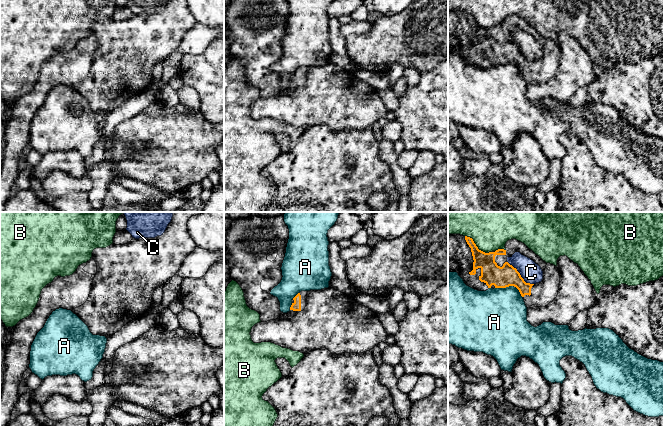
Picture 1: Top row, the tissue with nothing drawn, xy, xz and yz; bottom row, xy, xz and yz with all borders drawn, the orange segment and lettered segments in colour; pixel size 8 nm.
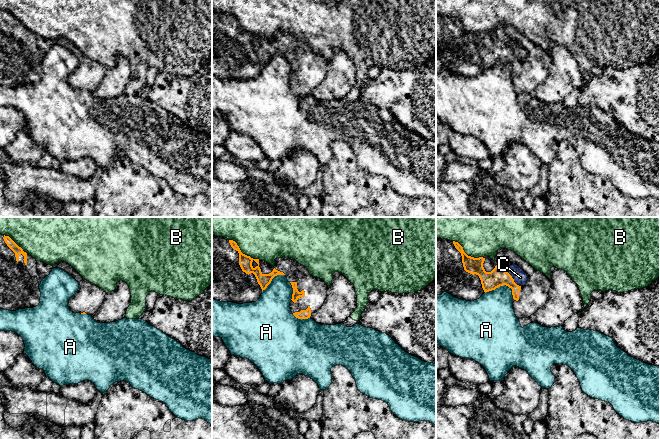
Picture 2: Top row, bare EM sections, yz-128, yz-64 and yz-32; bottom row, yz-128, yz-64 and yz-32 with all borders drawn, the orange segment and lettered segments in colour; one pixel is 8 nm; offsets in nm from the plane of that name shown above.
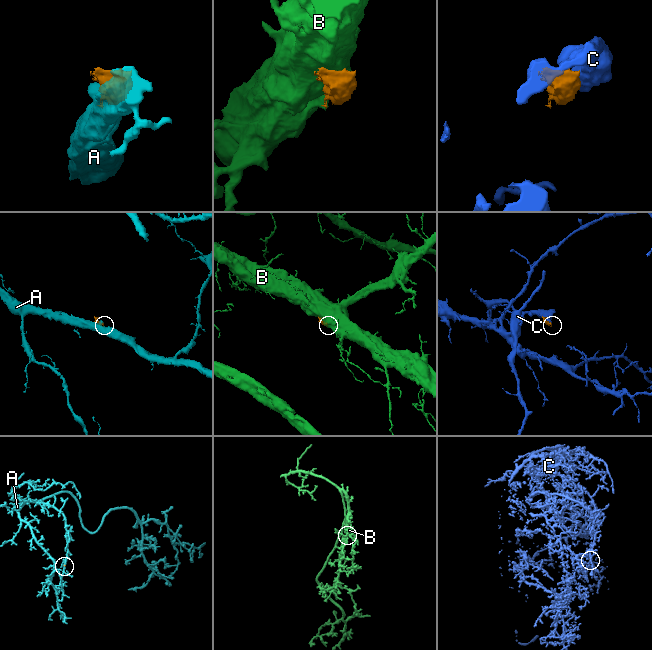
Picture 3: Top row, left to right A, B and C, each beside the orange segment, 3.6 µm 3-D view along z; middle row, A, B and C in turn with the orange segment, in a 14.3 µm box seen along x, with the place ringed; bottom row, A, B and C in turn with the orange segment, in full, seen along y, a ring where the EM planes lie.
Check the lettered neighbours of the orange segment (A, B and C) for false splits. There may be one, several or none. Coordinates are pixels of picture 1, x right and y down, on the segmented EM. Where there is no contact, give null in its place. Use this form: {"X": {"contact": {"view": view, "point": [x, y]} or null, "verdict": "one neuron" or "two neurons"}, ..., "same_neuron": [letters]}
{"A": {"contact": {"view": "yz", "point": [510, 285]}, "verdict": "two neurons"}, "B": {"contact": {"view": "yz", "point": [477, 247]}, "verdict": "two neurons"}, "C": {"contact": {"view": "yz", "point": [520, 275]}, "verdict": "two neurons"}, "same_neuron": []}

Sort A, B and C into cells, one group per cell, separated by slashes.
A / B / C

